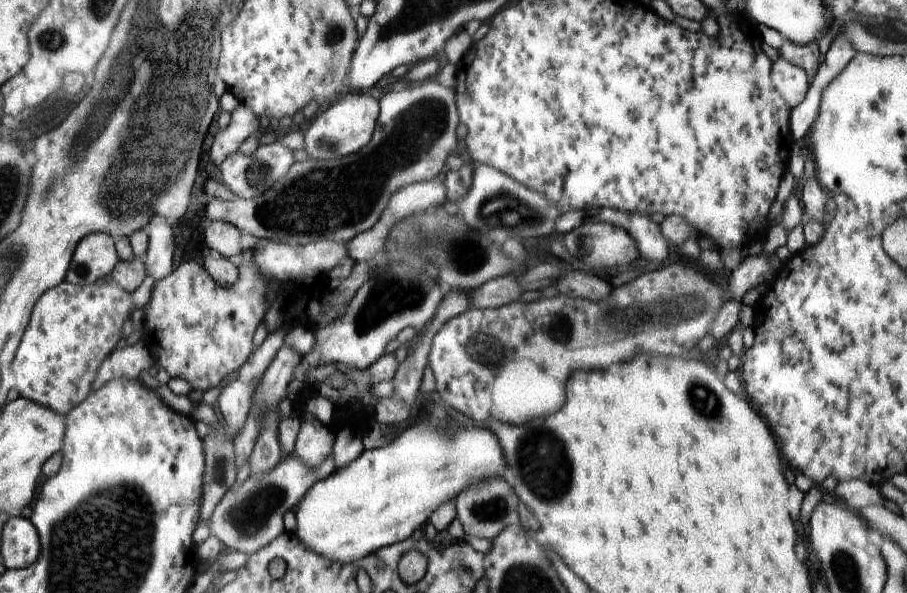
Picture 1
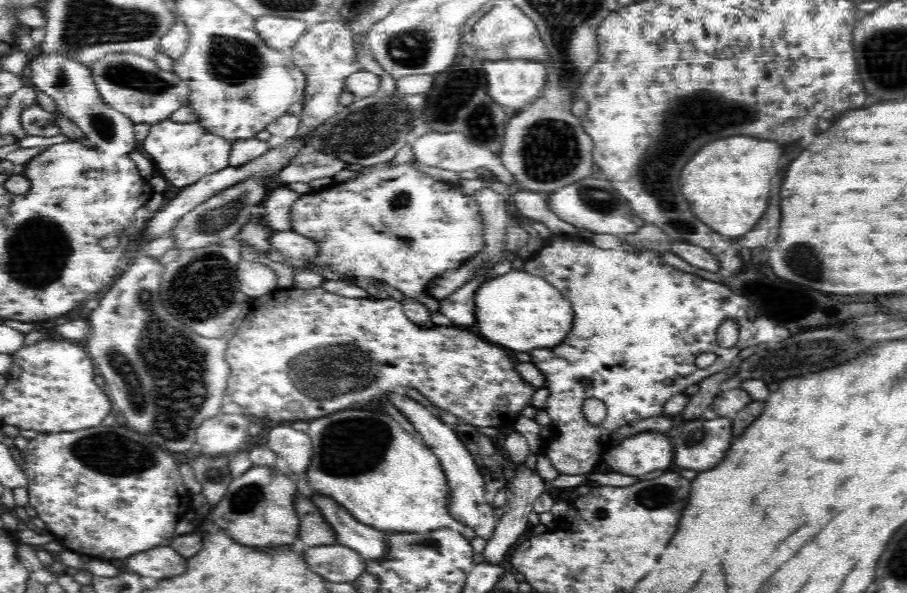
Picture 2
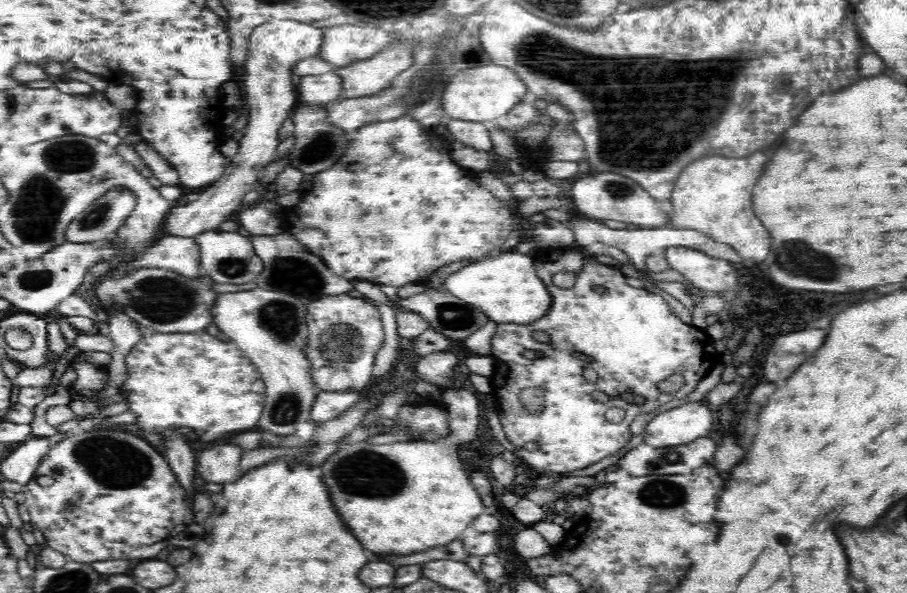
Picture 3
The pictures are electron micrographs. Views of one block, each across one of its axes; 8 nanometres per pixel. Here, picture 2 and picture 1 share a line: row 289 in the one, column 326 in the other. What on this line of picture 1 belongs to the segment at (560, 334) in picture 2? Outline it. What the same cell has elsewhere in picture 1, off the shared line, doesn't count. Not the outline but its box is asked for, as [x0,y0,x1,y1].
[294,415,506,562]

